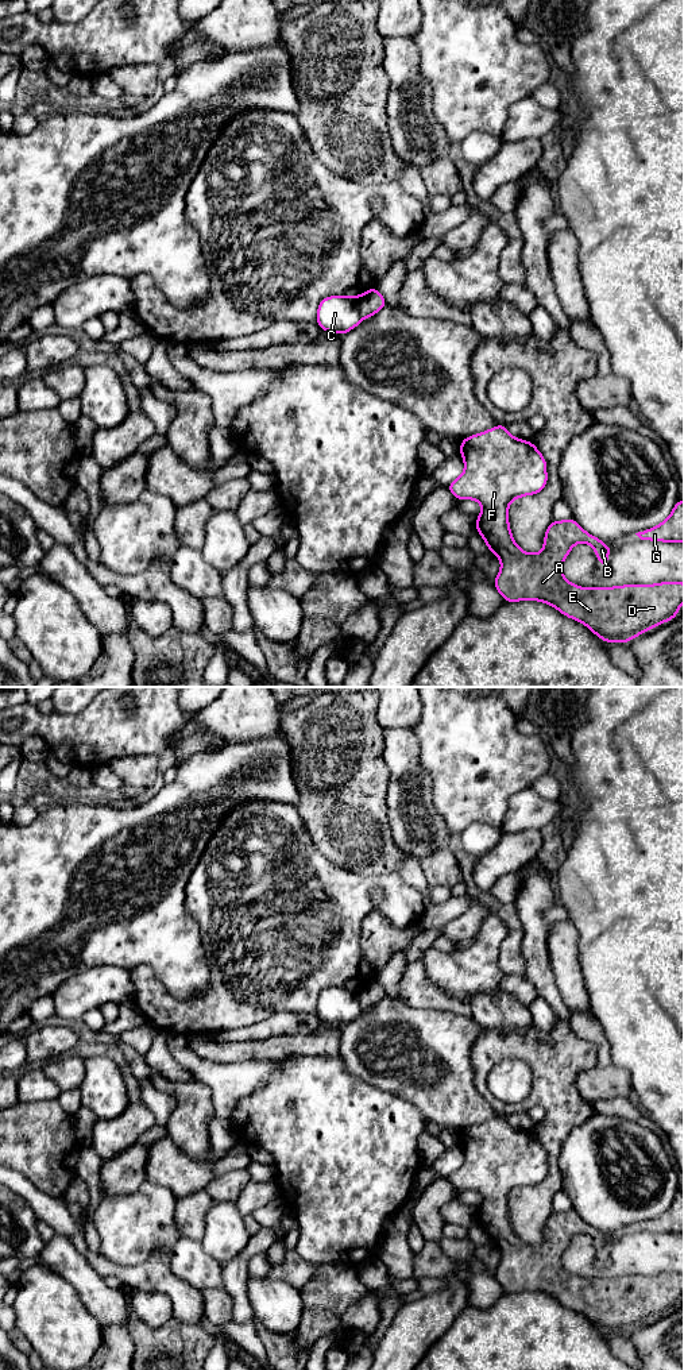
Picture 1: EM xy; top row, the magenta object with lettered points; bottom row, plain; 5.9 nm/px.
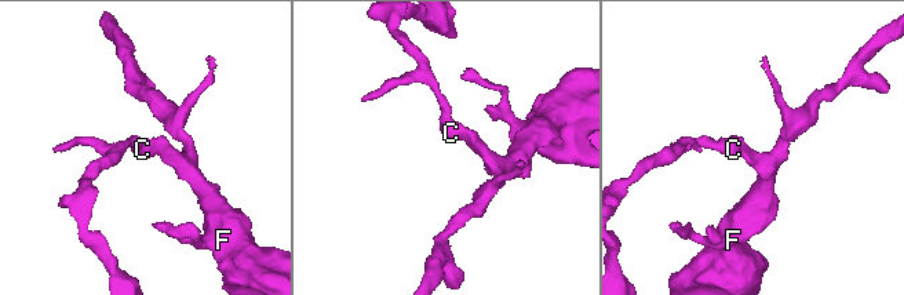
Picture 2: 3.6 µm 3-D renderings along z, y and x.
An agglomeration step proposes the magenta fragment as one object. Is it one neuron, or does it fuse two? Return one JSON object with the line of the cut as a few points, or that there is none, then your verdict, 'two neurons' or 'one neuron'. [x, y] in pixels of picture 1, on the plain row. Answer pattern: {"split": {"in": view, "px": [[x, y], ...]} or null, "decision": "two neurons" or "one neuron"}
{"split": {"in": "xy", "px": [[356, 988], [358, 1003], [362, 1008]]}, "decision": "two neurons"}

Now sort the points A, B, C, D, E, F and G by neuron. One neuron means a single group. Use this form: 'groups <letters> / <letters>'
groups A B D E F G / C

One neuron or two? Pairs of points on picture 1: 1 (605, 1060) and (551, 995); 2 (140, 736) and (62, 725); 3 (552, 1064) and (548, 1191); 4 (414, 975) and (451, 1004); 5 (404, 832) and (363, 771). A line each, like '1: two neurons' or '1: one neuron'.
1: two neurons
2: one neuron
3: one neuron
4: one neuron
5: two neurons

